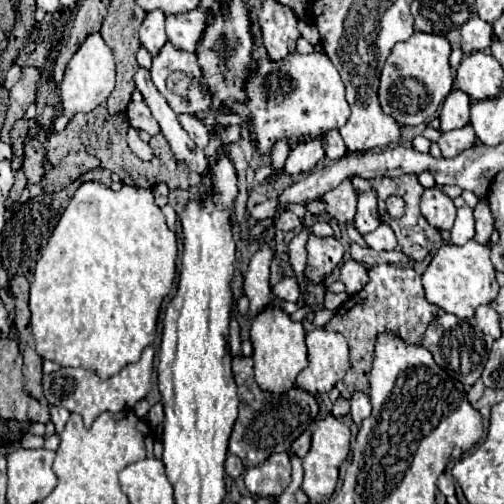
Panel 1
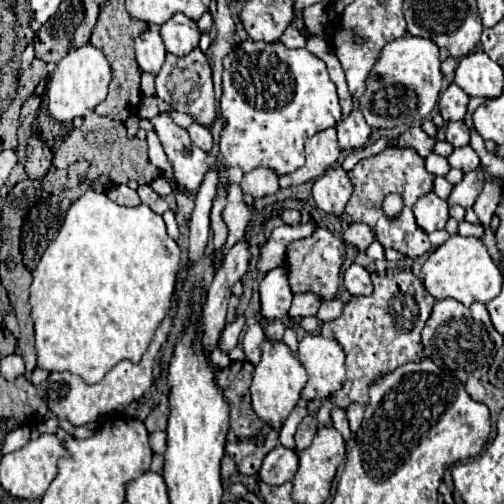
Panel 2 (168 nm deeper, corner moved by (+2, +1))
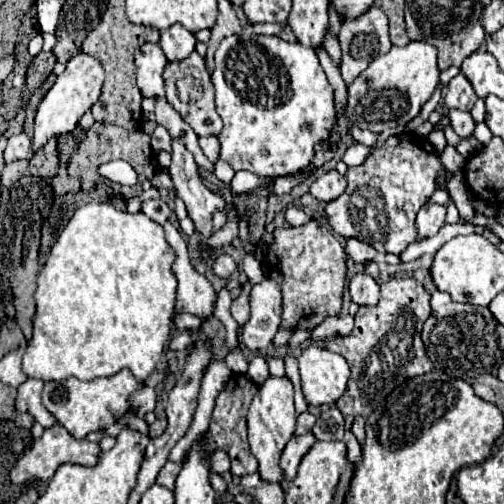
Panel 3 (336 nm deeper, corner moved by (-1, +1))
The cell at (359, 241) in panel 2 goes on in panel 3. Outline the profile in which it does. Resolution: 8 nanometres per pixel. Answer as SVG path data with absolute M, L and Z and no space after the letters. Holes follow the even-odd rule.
M348 239L346 241L346 253L348 253L348 257L352 261L362 263L362 265L370 263L376 257L376 249L372 245L368 245L368 243L358 241L358 239Z

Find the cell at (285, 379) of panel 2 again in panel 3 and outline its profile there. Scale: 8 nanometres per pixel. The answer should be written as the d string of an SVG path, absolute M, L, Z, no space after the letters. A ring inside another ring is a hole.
M268 377L266 383L258 389L250 411L248 411L248 445L252 455L258 459L258 473L268 483L282 483L284 473L280 469L280 453L284 451L288 439L294 435L296 411L292 397L292 383L288 377Z

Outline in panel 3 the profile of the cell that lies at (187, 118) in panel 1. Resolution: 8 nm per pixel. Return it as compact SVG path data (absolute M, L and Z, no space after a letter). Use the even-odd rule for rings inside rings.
M200 137L200 147L208 157L208 161L216 163L220 159L220 143L216 137Z

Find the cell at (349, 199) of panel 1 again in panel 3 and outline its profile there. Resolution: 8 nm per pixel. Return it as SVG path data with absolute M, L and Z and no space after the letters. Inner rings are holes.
M336 169L320 175L320 177L310 185L310 193L312 193L316 199L324 201L324 203L340 197L340 195L344 193L344 189L346 189L346 177L340 175Z

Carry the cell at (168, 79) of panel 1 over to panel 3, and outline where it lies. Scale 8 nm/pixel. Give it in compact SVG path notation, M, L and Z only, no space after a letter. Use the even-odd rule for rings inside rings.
M194 51L180 63L168 63L164 69L164 83L166 83L166 99L168 103L182 115L182 119L194 129L198 137L214 135L218 137L222 131L220 115L214 107L214 87L210 75L204 67L204 59Z

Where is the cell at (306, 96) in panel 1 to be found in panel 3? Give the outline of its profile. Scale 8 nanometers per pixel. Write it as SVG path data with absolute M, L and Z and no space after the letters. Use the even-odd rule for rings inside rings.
M244 31L236 37L226 37L220 47L216 49L216 55L214 55L214 71L210 73L210 79L212 79L212 85L214 85L214 93L216 93L216 111L218 115L222 117L224 121L224 127L222 127L222 133L218 137L220 145L222 145L222 151L220 151L220 157L224 161L228 161L232 165L234 171L240 171L240 169L246 169L246 171L252 171L256 175L268 175L268 177L282 177L282 175L290 175L294 171L300 171L302 167L306 167L312 157L314 157L314 147L318 143L322 143L332 125L334 125L334 91L332 91L332 85L328 83L320 63L318 63L318 57L316 57L316 51L314 49L308 49L308 47L302 47L300 43L288 43L276 35L272 37L266 37L266 35L256 35L252 31Z

